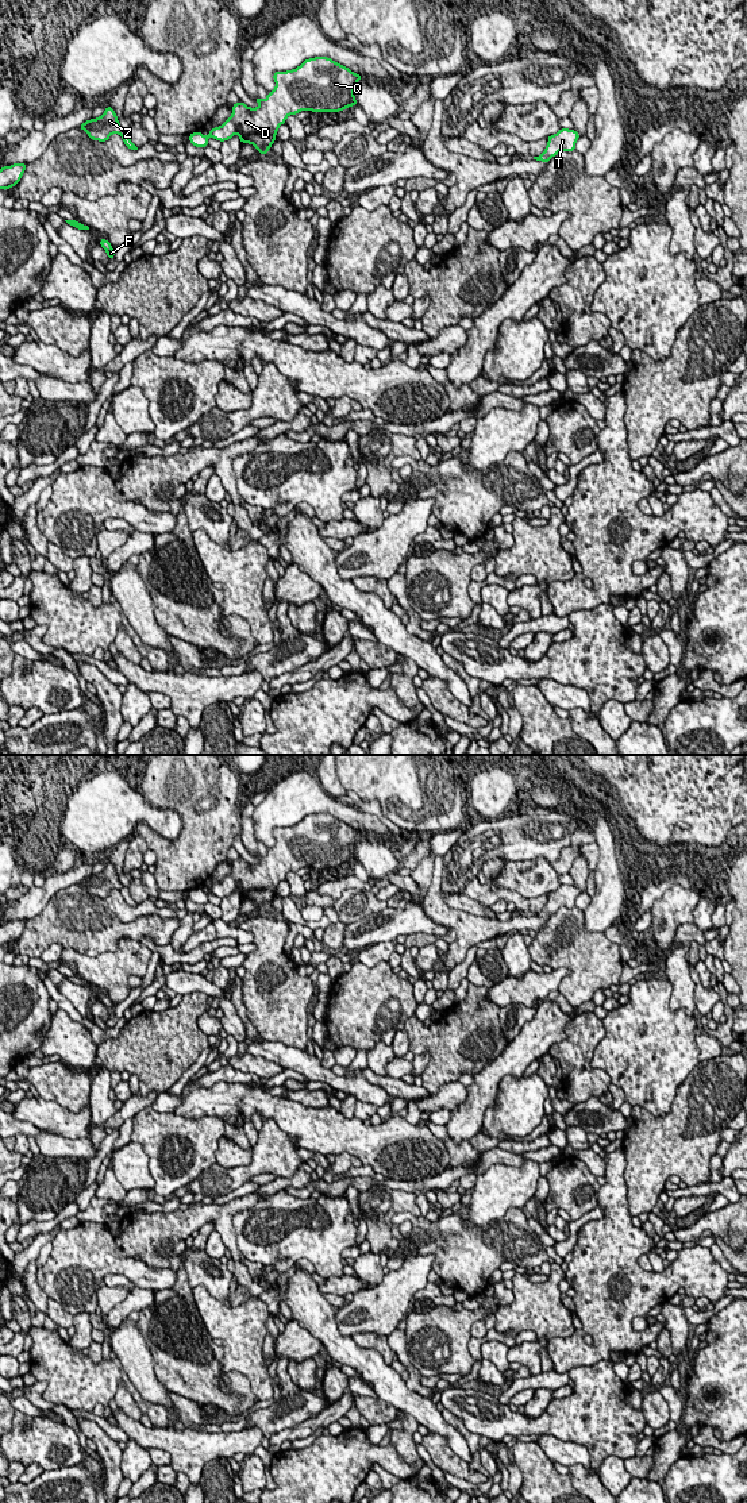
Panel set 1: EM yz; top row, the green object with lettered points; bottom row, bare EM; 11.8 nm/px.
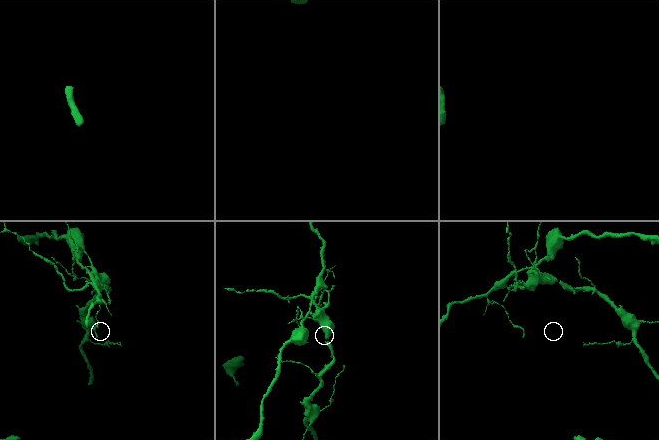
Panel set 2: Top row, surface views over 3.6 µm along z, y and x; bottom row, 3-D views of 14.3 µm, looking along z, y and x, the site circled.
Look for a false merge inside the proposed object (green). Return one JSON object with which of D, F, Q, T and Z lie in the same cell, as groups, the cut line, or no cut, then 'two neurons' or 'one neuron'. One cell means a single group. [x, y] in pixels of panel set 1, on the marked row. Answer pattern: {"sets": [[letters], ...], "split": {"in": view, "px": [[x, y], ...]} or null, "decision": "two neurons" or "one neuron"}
{"sets": [["D", "Q", "T"], ["F", "Z"]], "split": {"in": "yz", "px": [[123, 130], [119, 133]]}, "decision": "two neurons"}

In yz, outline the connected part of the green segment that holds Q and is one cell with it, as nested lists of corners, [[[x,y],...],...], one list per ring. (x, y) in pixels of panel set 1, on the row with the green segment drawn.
[[[315,57],[293,70],[274,72],[273,78],[274,90],[265,100],[259,96],[254,99],[258,108],[250,108],[243,101],[232,104],[230,119],[212,128],[207,136],[200,131],[189,134],[189,142],[205,149],[209,136],[224,142],[238,134],[240,143],[250,143],[265,155],[289,115],[305,109],[317,113],[339,112],[358,105],[353,89],[363,76],[328,57]]]

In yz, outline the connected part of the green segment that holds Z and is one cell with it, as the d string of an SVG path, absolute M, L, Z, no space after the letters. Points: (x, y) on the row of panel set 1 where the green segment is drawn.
M107 105L101 116L86 120L78 128L84 130L92 140L104 143L112 134L120 134L123 131L113 108L109 105Z

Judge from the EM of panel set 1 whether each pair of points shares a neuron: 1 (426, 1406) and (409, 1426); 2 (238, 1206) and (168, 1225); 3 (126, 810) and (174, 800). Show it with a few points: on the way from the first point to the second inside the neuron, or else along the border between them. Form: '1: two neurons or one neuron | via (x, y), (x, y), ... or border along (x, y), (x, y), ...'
1: two neurons | border along (397, 1409), (411, 1414), (419, 1422)
2: one neuron | via (220, 1213), (205, 1213), (185, 1222)
3: two neurons | border along (141, 794), (151, 805), (173, 809), (178, 816)

